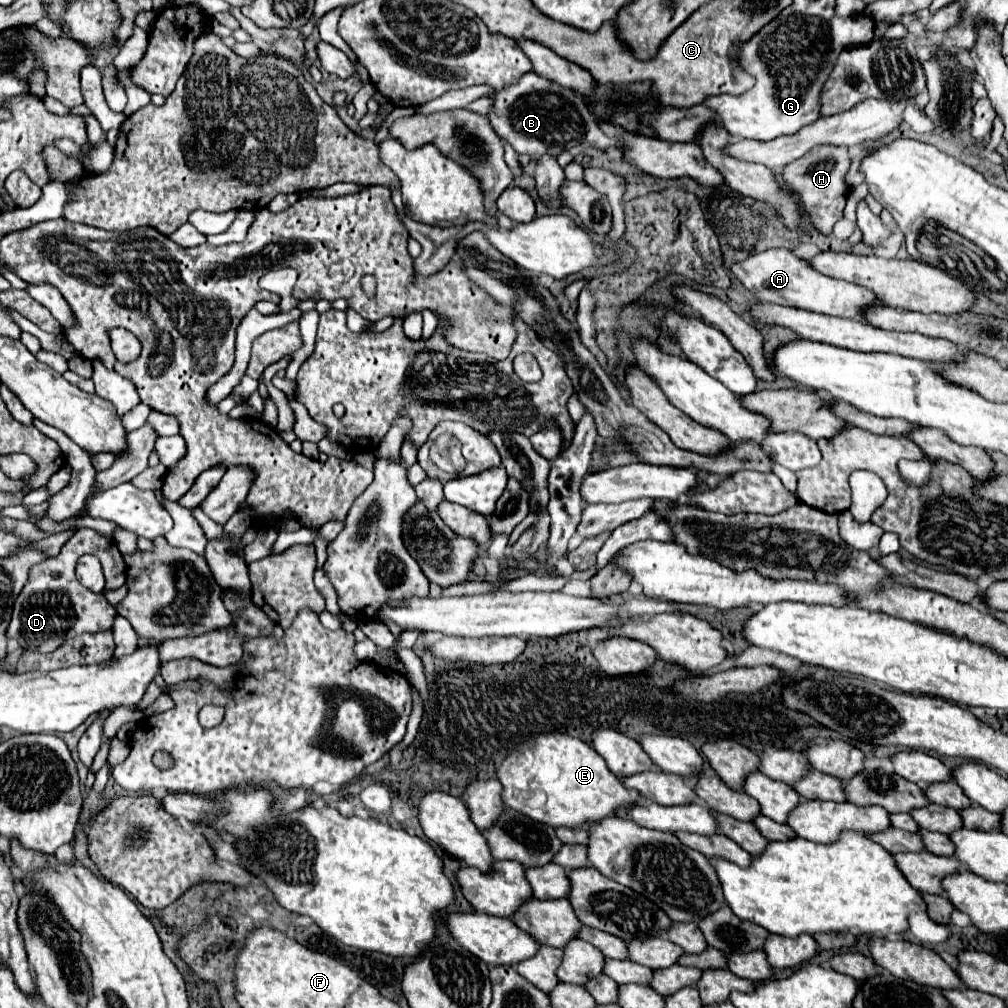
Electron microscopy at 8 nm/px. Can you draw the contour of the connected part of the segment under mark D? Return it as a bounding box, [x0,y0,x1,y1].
[6,528,126,654]

